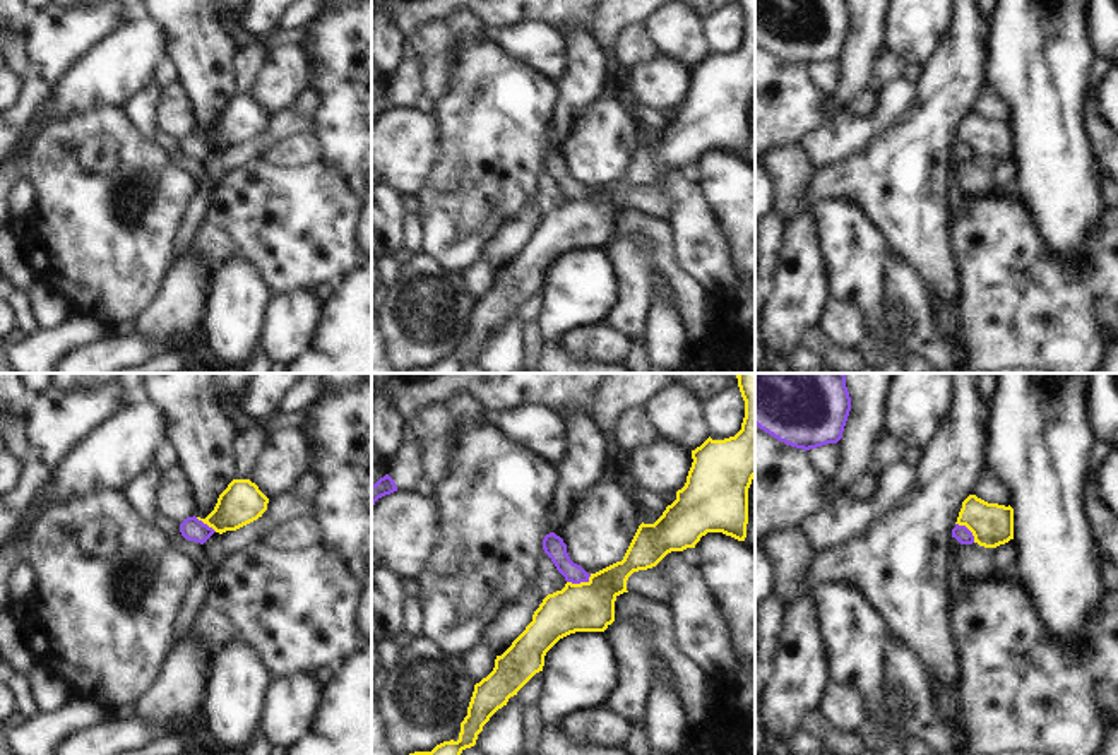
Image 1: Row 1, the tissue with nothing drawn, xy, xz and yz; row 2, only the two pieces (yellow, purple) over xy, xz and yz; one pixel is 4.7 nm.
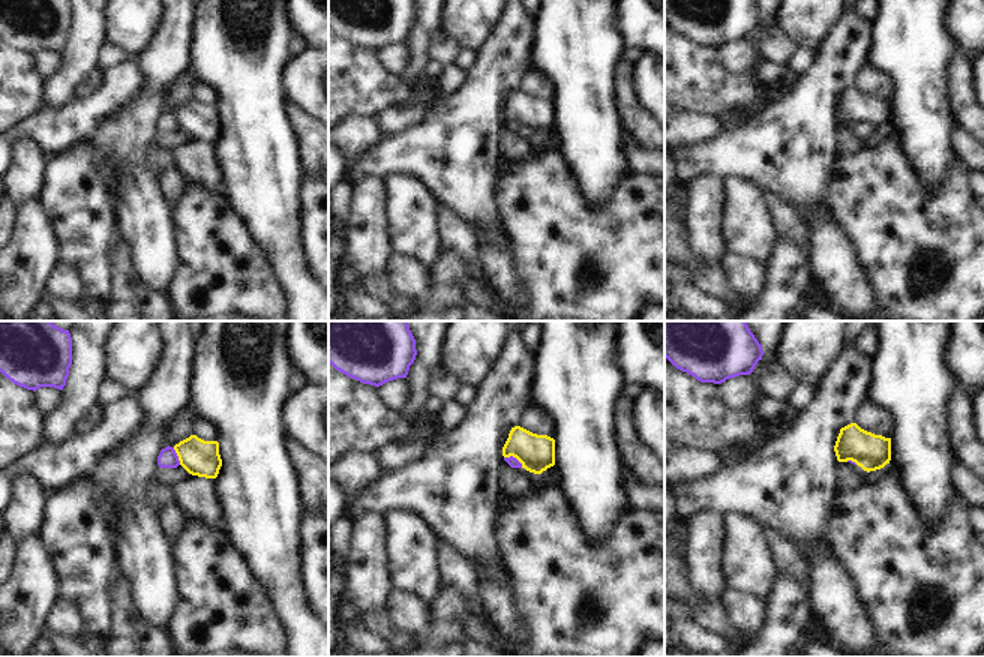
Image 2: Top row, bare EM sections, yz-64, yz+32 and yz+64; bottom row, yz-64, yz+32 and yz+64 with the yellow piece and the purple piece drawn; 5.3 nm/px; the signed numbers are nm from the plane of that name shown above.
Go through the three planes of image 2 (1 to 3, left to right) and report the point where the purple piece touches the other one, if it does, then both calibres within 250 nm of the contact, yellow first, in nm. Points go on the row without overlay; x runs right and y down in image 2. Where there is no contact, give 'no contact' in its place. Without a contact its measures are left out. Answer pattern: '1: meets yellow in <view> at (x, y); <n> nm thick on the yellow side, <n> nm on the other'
1: meets yellow in yz-64 at (177, 119); 190 nm thick on the yellow side, 100 nm on the other
2: meets yellow in yz+32 at (515, 120); 200 nm thick on the yellow side, 60 nm on the other
3: meets yellow in yz+64 at (852, 125); 200 nm thick on the yellow side, 20 nm on the other

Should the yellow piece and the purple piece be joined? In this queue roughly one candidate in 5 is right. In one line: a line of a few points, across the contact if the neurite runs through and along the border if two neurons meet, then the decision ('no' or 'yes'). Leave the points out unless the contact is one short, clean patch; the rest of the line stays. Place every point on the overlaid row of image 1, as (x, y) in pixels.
line xz (591, 574), (586, 581), (567, 582); no

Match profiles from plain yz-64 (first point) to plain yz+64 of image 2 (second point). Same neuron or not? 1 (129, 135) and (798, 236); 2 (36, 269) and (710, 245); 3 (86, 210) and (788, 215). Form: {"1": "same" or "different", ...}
{"1": "different", "2": "same", "3": "different"}

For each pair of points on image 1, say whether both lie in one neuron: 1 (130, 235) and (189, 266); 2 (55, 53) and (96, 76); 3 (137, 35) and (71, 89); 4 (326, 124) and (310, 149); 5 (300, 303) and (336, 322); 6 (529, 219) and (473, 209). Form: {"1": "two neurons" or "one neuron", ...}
{"1": "two neurons", "2": "two neurons", "3": "one neuron", "4": "two neurons", "5": "two neurons", "6": "two neurons"}

